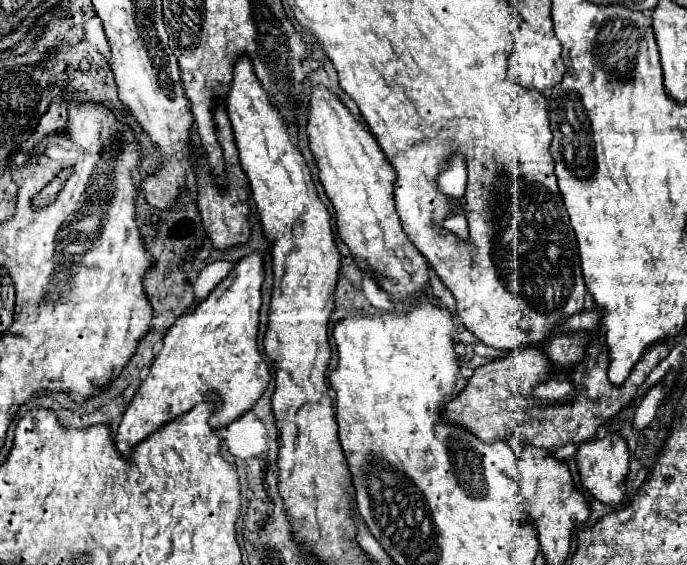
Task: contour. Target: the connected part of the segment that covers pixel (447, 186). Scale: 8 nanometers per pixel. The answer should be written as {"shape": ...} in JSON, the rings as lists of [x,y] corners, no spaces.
{"shape":[[[459,156],[451,158],[451,164],[445,172],[439,174],[439,188],[443,194],[451,196],[453,200],[459,200],[465,192],[465,182],[467,182],[467,170],[465,170],[465,160]]]}

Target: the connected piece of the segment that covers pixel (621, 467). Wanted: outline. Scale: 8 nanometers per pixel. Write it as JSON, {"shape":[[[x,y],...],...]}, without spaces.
{"shape":[[[609,432],[605,438],[579,444],[577,468],[579,468],[583,488],[589,494],[593,494],[599,502],[609,504],[609,506],[617,506],[625,500],[623,484],[625,484],[625,478],[629,472],[629,450],[627,450],[627,442],[617,432]]]}

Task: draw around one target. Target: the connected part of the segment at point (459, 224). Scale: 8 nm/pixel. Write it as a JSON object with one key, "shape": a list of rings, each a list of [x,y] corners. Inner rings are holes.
{"shape":[[[459,212],[457,216],[453,216],[453,218],[447,218],[447,220],[443,222],[443,226],[445,226],[445,230],[453,232],[455,236],[467,240],[467,220],[465,220],[465,216],[463,216],[461,212]]]}

